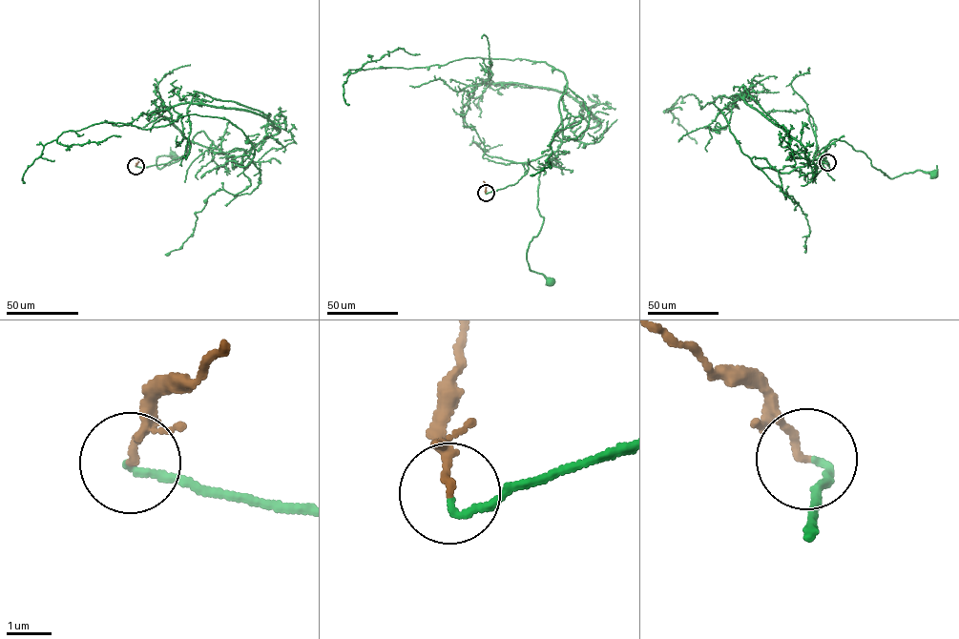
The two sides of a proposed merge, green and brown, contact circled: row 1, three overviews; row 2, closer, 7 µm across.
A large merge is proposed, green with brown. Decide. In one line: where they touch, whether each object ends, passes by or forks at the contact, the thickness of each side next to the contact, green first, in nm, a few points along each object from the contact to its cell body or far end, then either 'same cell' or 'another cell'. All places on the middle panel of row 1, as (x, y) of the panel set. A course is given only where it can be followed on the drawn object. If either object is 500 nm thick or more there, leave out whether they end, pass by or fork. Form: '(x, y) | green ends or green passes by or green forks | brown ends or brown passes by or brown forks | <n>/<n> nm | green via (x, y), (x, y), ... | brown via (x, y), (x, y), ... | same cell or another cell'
(486, 193) | green ends | brown ends | 150/160 nm | green via (485, 194), (514, 185), (527, 163), (554, 152), (540, 173), (544, 220), (527, 256), (550, 281) | brown via (485, 193), (483, 181) | same cell

